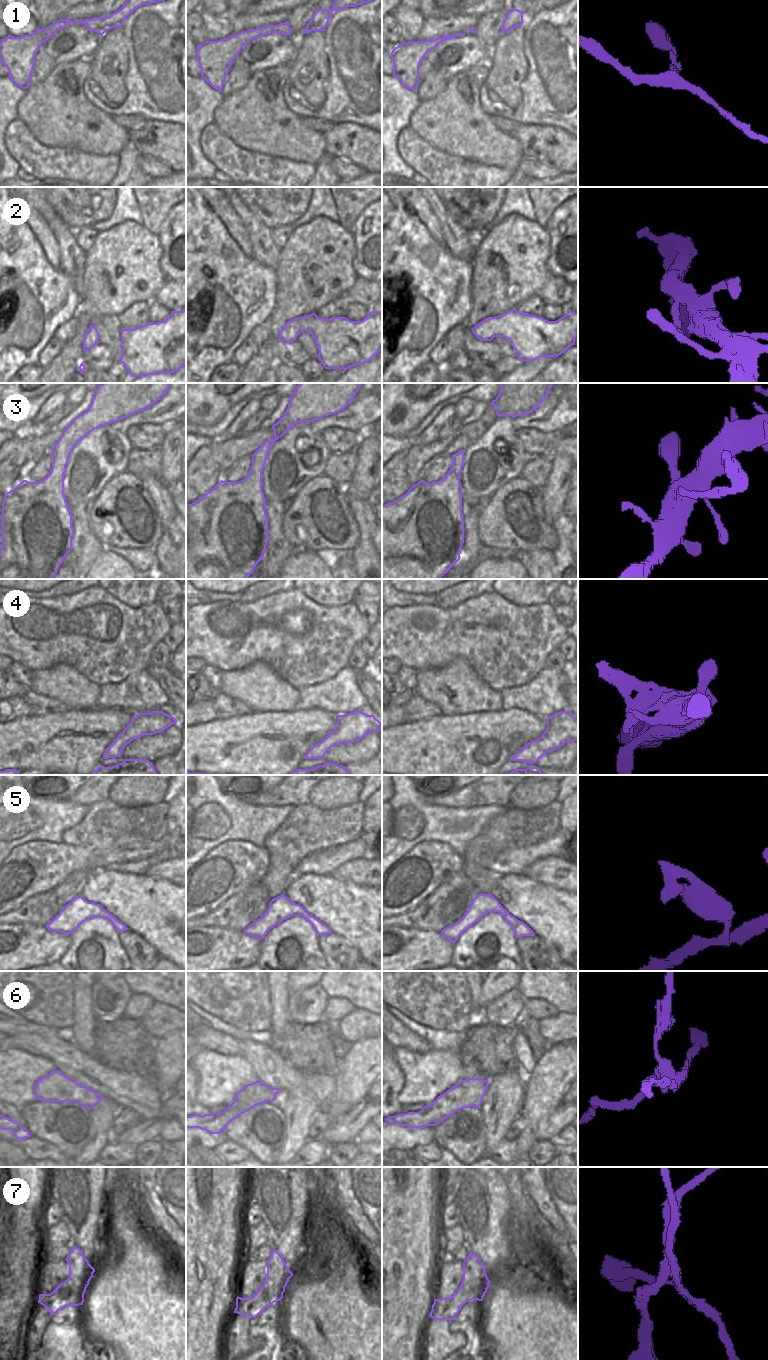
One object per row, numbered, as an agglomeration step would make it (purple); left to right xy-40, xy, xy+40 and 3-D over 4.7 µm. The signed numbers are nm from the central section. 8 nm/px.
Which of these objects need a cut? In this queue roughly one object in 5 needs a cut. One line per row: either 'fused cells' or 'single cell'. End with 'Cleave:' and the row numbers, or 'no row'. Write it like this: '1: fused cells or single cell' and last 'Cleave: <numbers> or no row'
1: single cell
2: single cell
3: single cell
4: single cell
5: single cell
6: fused cells
7: fused cells
Cleave: 6, 7

